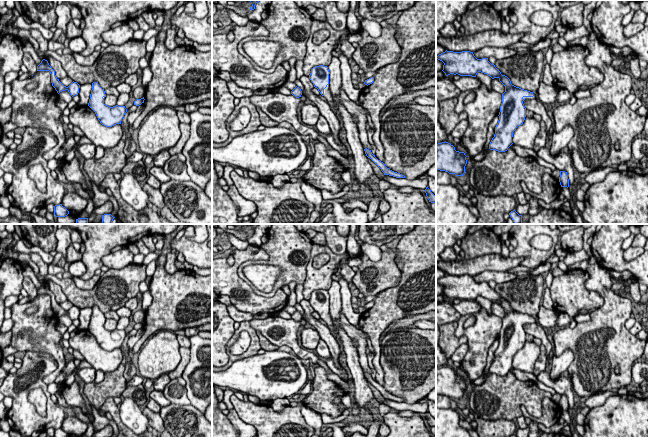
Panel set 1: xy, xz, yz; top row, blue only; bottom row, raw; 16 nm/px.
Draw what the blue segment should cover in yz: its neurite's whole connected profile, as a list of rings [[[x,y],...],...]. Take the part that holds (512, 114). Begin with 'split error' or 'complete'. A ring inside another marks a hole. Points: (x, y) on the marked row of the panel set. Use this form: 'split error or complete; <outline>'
split error; [[[445,51],[439,54],[436,59],[442,61],[443,72],[446,76],[458,74],[460,76],[476,77],[478,72],[487,74],[492,79],[498,78],[505,86],[502,94],[499,120],[495,127],[495,134],[492,138],[489,149],[498,152],[505,152],[513,144],[512,137],[516,128],[523,124],[526,117],[524,100],[536,99],[535,92],[530,92],[511,84],[510,79],[488,61],[488,58],[477,59],[473,52]]]

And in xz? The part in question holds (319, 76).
split error; [[[319,65],[311,69],[309,79],[313,83],[314,87],[318,89],[320,94],[326,98],[327,103],[331,107],[332,111],[337,117],[339,117],[329,90],[329,74],[330,72],[327,66]]]

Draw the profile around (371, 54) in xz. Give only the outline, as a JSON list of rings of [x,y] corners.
[[[361,27],[355,34],[360,34],[362,40],[352,55],[352,58],[365,73],[378,71],[391,63],[396,63],[401,46],[395,39],[393,27],[382,27],[378,38],[371,37]]]

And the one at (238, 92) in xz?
[[[233,81],[227,82],[229,91],[235,96],[235,98],[241,99],[243,97],[250,98],[253,95],[253,90],[243,89],[238,87]]]

